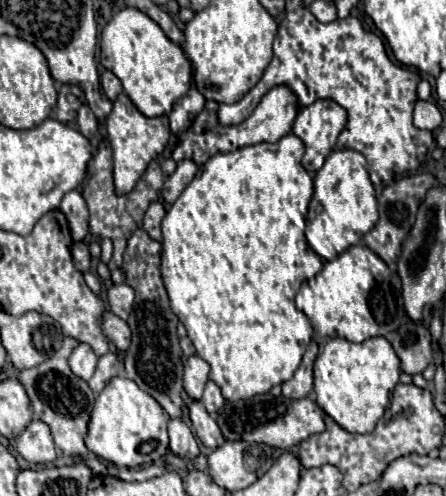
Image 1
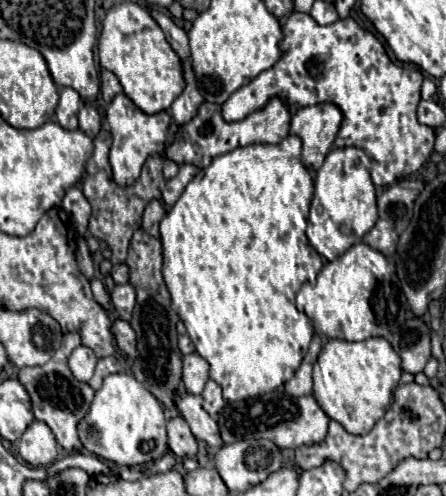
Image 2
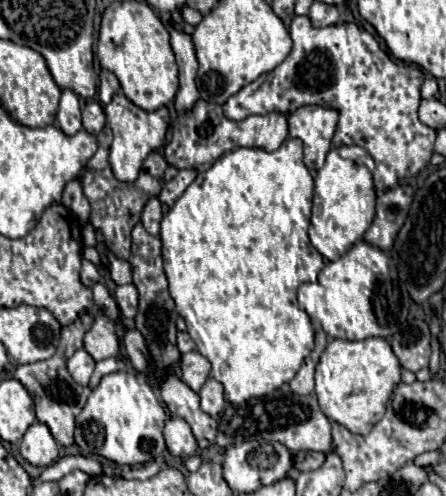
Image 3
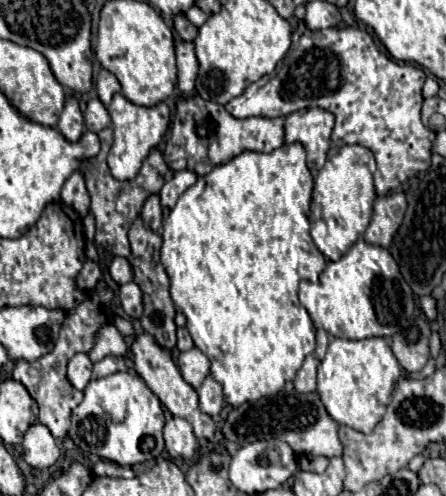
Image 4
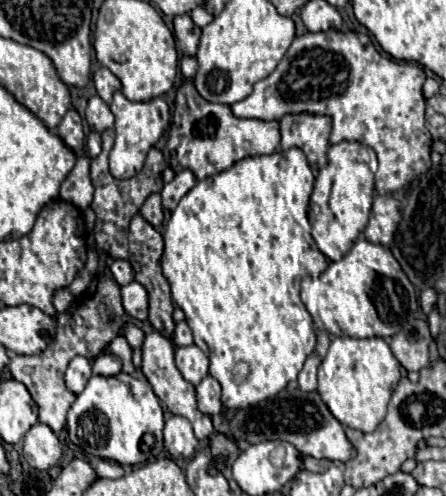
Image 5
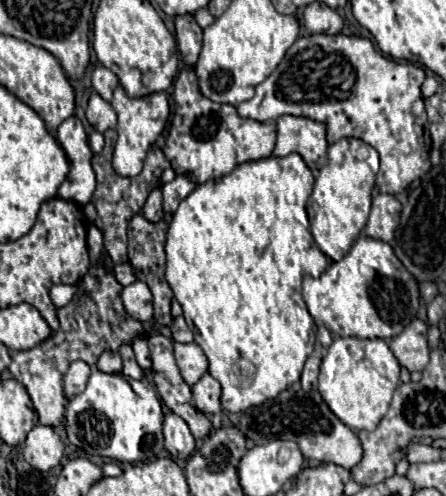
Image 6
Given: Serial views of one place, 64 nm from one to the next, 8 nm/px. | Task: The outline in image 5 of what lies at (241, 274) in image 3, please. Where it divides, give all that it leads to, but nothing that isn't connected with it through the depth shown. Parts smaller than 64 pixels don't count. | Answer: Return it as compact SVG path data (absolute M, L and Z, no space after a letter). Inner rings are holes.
M290 148L288 152L276 150L274 154L268 154L268 156L246 156L246 158L238 160L238 162L234 162L230 168L200 180L186 196L182 196L182 200L178 202L176 210L172 212L172 216L170 216L168 224L166 224L166 230L164 230L164 254L162 254L164 276L170 282L174 302L186 314L186 322L188 322L192 334L194 334L194 344L210 358L210 374L220 382L220 386L222 386L222 404L226 408L230 408L230 410L246 408L248 404L258 404L260 400L276 396L276 392L284 390L290 380L296 380L298 372L304 366L306 356L316 346L316 332L314 332L312 318L310 318L306 306L300 300L300 282L304 276L318 278L328 266L326 256L316 248L316 243L311 236L308 208L312 194L312 184L314 184L314 176L312 176L310 166L306 162L306 156L304 156L304 152L300 152L300 148ZM238 364L248 366L248 372L240 382L238 382L238 376L240 376L238 374Z

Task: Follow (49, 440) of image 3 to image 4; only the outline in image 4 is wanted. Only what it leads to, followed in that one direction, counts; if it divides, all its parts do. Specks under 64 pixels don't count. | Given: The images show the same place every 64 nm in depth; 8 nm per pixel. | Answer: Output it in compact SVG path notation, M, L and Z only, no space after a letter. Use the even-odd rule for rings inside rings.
M32 424L24 434L22 458L32 468L50 468L58 460L58 456L60 448L48 428L44 424Z

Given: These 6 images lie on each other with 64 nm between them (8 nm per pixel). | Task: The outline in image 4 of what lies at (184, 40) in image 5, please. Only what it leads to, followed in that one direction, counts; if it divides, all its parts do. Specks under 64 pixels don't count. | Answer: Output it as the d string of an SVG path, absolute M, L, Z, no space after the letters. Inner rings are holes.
M178 14L178 16L174 18L174 28L176 28L176 32L178 32L178 36L180 36L182 40L190 40L190 42L196 38L196 32L198 32L198 28L192 26L192 24L186 20L186 16L182 16L182 14Z

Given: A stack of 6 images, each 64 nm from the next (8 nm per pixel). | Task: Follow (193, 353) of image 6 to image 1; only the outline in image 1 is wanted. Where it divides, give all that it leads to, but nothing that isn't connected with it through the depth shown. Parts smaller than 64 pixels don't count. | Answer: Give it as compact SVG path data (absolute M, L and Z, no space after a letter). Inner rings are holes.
M190 356L184 364L184 390L190 398L200 400L204 386L208 382L210 366L200 356Z

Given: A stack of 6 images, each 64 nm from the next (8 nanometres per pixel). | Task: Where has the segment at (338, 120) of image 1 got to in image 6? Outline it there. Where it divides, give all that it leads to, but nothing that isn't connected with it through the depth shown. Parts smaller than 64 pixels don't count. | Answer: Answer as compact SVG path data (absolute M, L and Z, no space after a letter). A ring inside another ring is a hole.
M280 116L276 126L278 142L274 148L274 156L298 152L316 176L316 172L326 164L326 126L304 116Z

